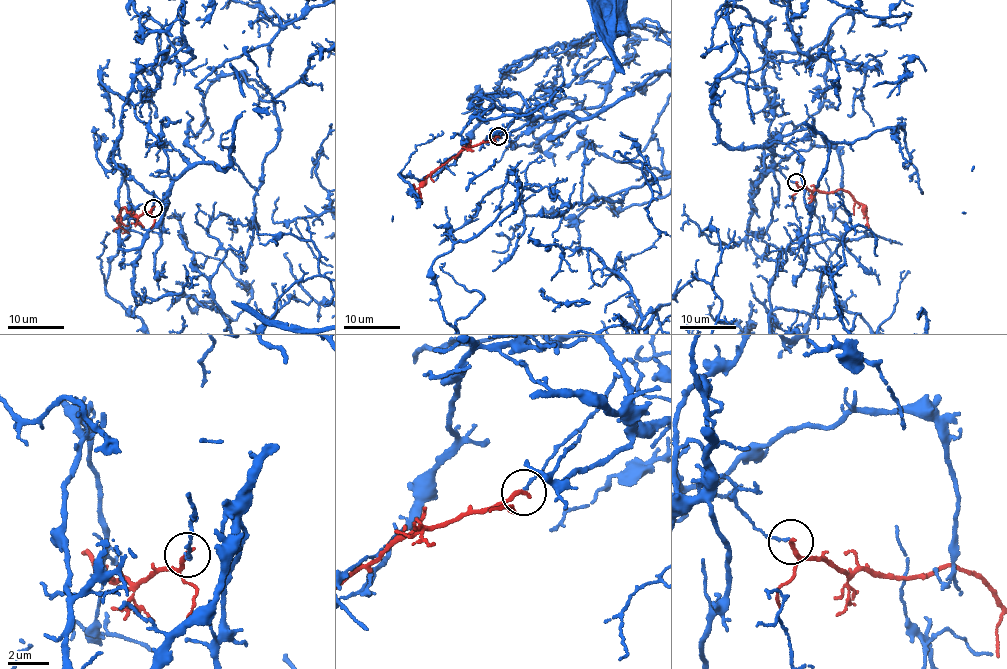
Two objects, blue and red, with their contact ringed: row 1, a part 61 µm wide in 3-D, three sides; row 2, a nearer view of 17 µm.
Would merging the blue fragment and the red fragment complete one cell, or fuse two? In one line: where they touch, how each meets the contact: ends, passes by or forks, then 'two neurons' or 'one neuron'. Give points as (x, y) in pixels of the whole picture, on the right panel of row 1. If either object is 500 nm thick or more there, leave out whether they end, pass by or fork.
(796, 182) | blue ends | red ends | two neurons

